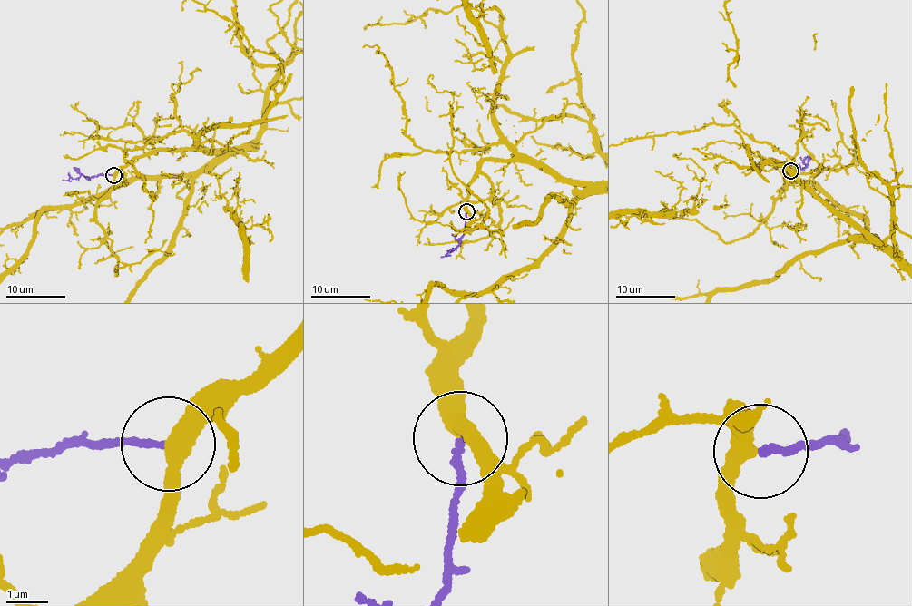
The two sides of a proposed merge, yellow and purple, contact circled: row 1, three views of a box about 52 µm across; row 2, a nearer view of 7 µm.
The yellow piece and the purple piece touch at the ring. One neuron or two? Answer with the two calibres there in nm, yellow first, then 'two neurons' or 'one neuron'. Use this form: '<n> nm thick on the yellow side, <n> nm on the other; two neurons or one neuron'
400 nm thick on the yellow side, 150 nm on the other; one neuron

